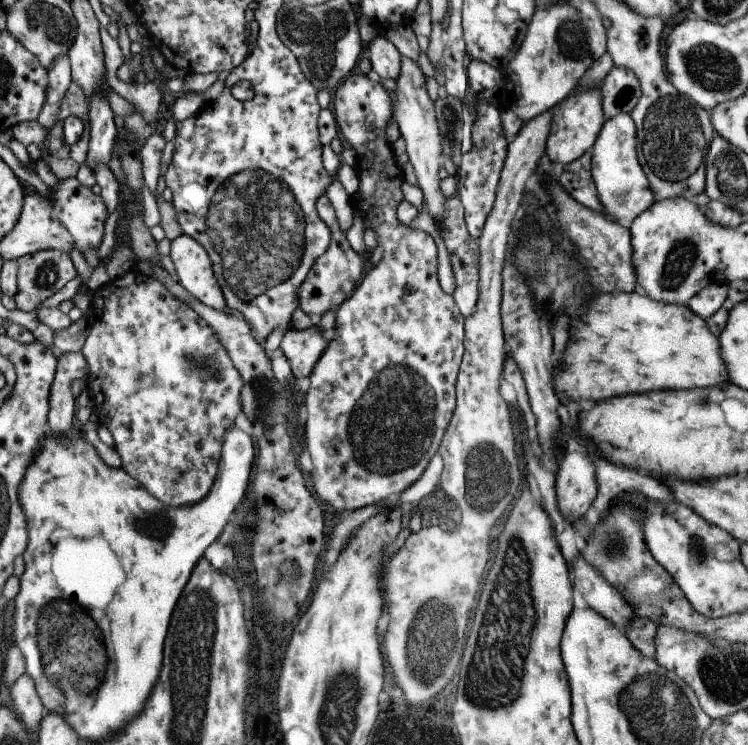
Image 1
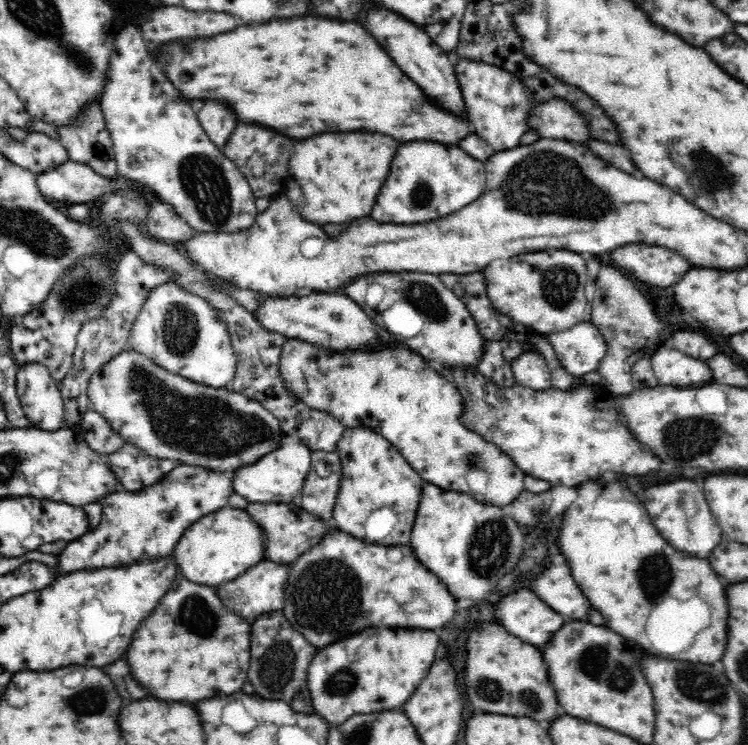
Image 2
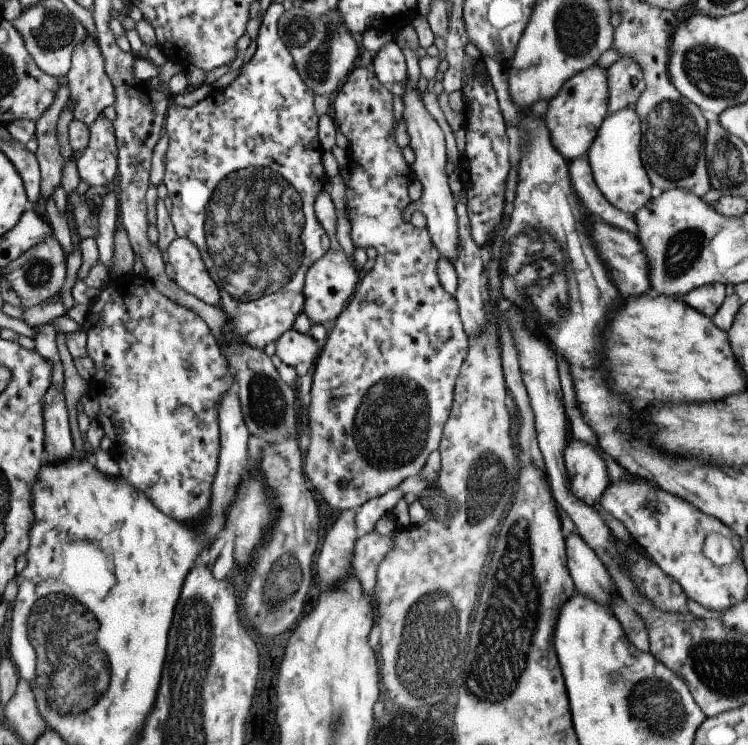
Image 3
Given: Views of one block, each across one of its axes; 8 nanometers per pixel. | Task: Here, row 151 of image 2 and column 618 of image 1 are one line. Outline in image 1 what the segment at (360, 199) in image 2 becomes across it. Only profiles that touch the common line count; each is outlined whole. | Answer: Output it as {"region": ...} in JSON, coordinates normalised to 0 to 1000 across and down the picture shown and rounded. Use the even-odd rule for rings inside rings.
{"region":[[[841,392],[822,397],[801,395],[790,403],[769,443],[761,446],[753,489],[741,486],[737,521],[749,542],[766,537],[809,537],[836,529],[860,529],[878,523],[951,521],[972,510],[959,452],[948,446],[941,430],[909,408],[876,405],[862,393]]]}

